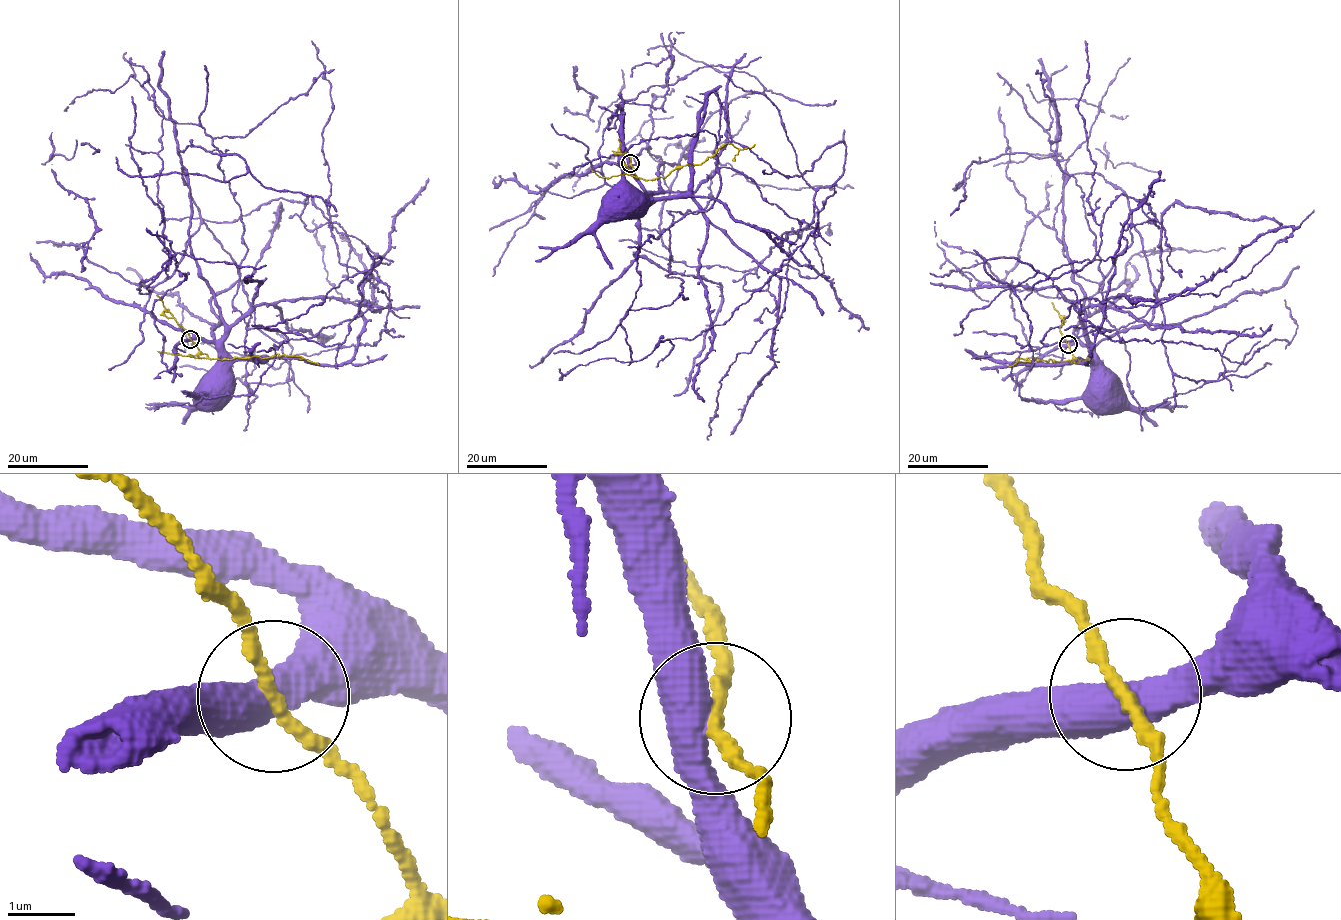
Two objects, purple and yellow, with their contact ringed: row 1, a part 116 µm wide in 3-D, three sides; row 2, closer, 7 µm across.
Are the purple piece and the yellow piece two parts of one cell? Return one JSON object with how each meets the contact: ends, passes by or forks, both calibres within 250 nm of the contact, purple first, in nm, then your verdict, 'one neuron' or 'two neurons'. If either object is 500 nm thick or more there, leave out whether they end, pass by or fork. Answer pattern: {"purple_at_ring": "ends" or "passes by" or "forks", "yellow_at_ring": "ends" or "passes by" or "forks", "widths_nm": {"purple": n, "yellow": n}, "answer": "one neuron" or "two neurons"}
{"widths_nm": {"purple": 500, "yellow": 190}, "answer": "two neurons"}

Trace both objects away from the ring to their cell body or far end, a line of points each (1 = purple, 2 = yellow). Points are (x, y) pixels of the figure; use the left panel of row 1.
1: (190, 339), (206, 339), (217, 349), (218, 365), (208, 381), (207, 401)
2: (191, 339), (207, 357), (221, 360), (252, 356), (268, 358), (276, 354), (304, 358), (319, 364)

